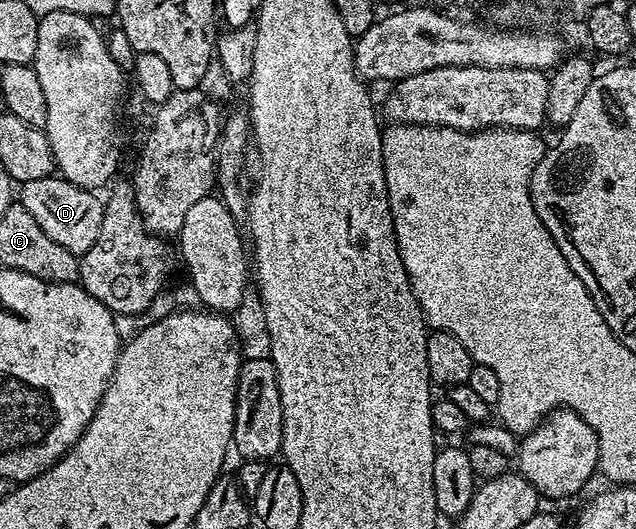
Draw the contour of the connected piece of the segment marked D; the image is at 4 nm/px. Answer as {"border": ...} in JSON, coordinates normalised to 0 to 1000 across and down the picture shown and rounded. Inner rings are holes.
{"border":[[[64,335],[58,342],[35,348],[33,382],[46,405],[58,416],[58,425],[90,456],[90,463],[102,463],[118,482],[131,482],[153,456],[153,440],[159,440],[159,410],[162,408],[164,378],[156,376],[148,359],[115,350],[105,338],[88,335]]]}

